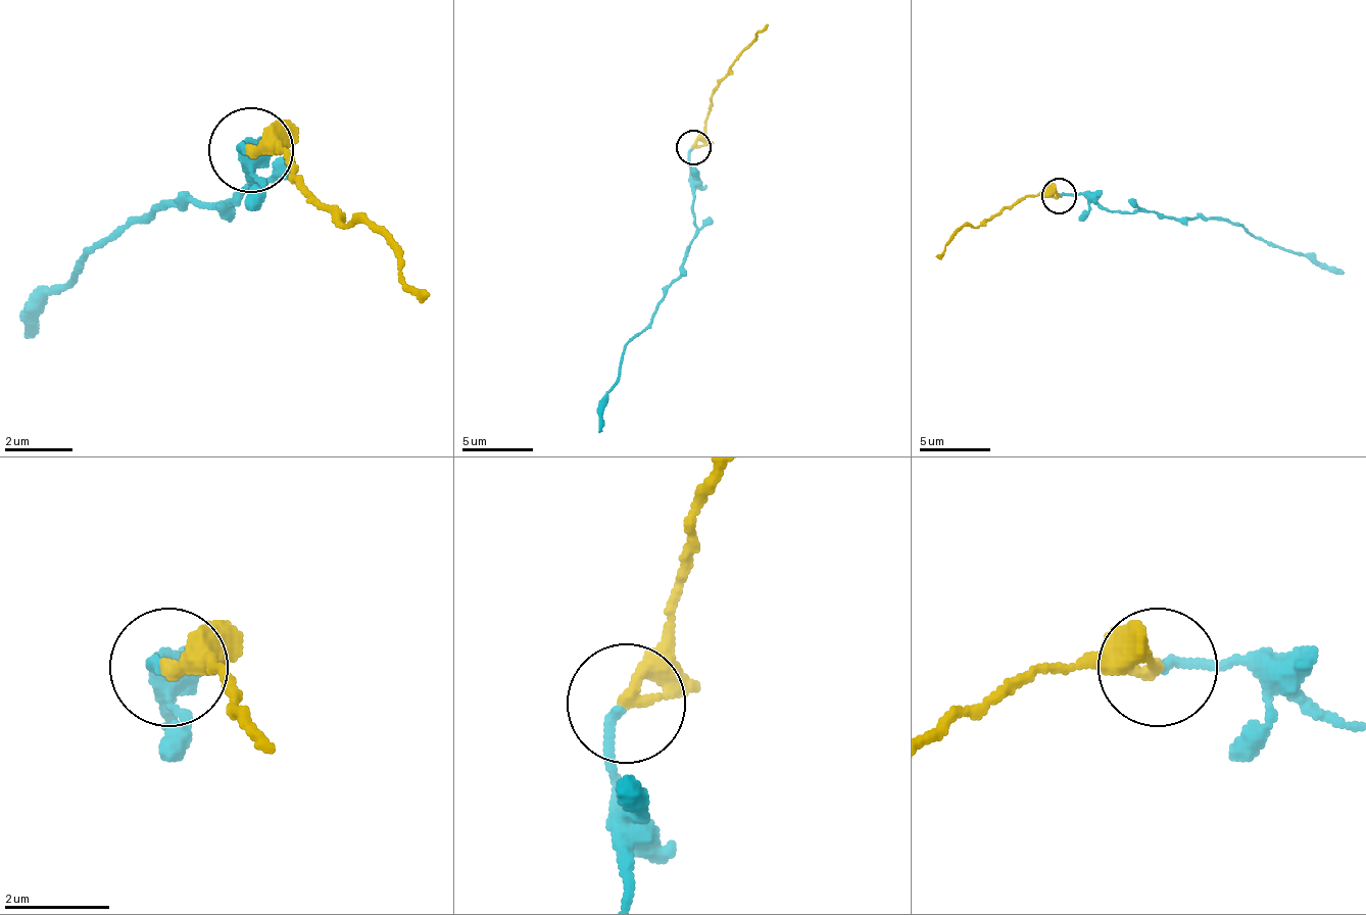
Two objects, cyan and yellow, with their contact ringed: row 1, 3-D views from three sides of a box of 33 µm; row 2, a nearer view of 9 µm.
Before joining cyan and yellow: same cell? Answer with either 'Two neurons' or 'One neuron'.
One neuron

